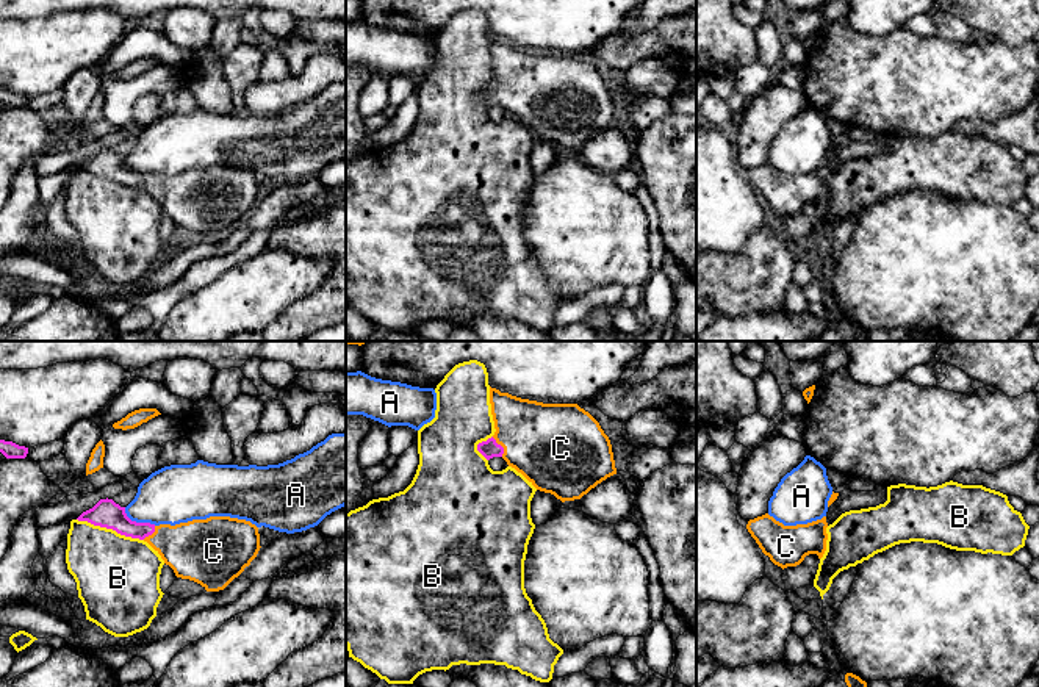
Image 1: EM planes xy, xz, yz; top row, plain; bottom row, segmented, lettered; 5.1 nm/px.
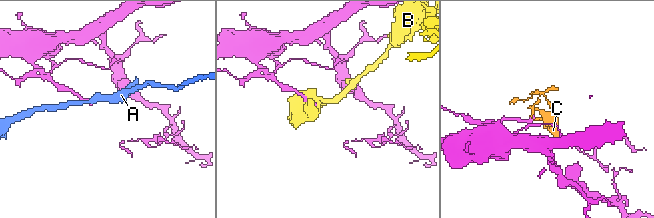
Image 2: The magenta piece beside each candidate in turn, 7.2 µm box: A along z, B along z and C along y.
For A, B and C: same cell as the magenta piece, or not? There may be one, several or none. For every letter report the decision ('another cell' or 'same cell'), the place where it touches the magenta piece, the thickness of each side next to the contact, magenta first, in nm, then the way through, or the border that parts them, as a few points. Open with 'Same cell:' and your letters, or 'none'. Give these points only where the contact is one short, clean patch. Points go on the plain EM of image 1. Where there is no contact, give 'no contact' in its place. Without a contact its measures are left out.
Same cell: C
A: another cell | xy (138, 172) | 140/300 nm
B: another cell | xy (110, 177) | 140/420 nm
C: same cell | xz (501, 96) | 90/420 nm | across xz (490, 97), (501, 96), (550, 94)

